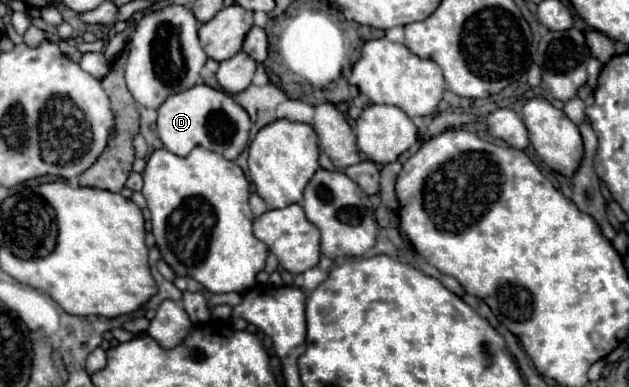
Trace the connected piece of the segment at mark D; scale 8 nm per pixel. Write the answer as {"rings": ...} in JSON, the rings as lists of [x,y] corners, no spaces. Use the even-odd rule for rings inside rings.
{"rings":[[[197,84],[185,94],[173,94],[157,110],[157,132],[165,148],[177,156],[187,156],[195,146],[213,150],[227,160],[235,160],[249,142],[251,120],[247,112],[233,102],[233,98],[221,90],[213,90],[205,84]]]}

